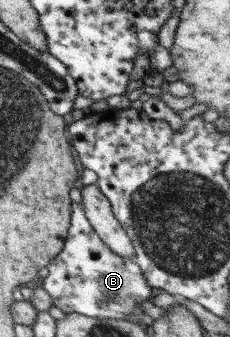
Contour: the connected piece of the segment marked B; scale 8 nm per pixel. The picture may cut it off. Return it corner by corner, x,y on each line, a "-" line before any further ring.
71,203
70,224
62,249
46,268
47,275
41,281
42,288
51,297
52,305
64,314
125,320
129,319
129,315
137,315
138,307
149,301
151,292
156,294
148,286
134,259
114,254
99,239
85,219
80,203

